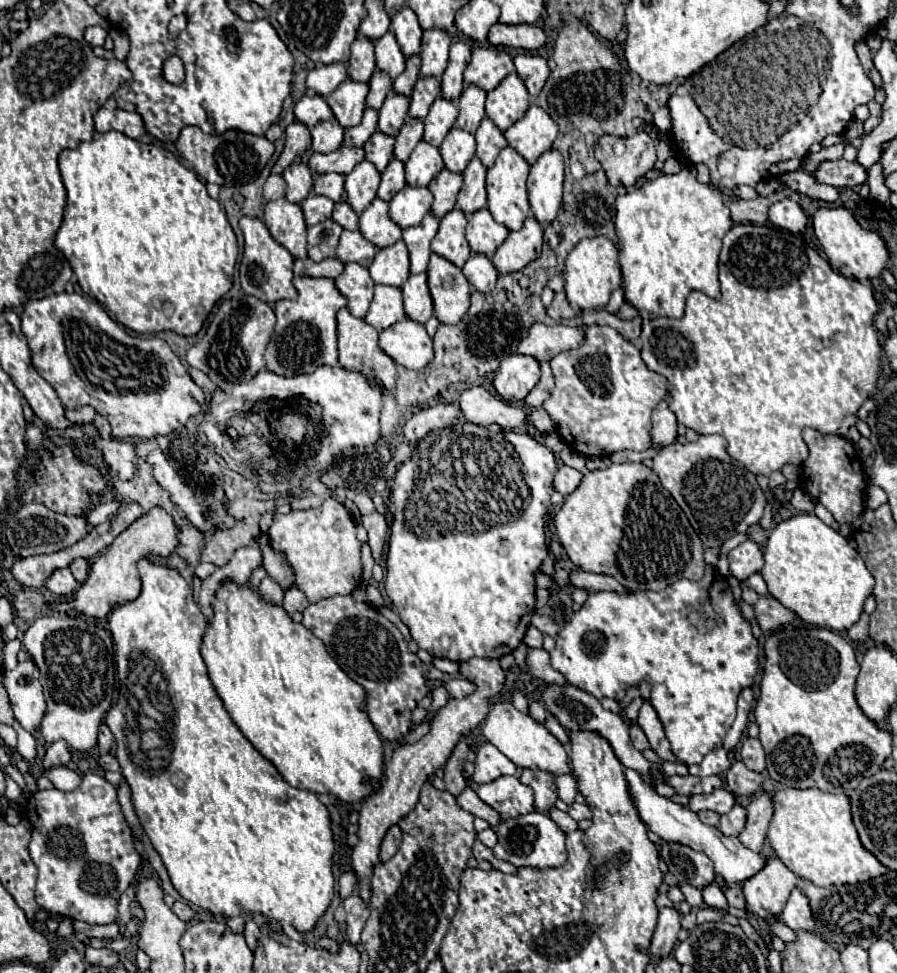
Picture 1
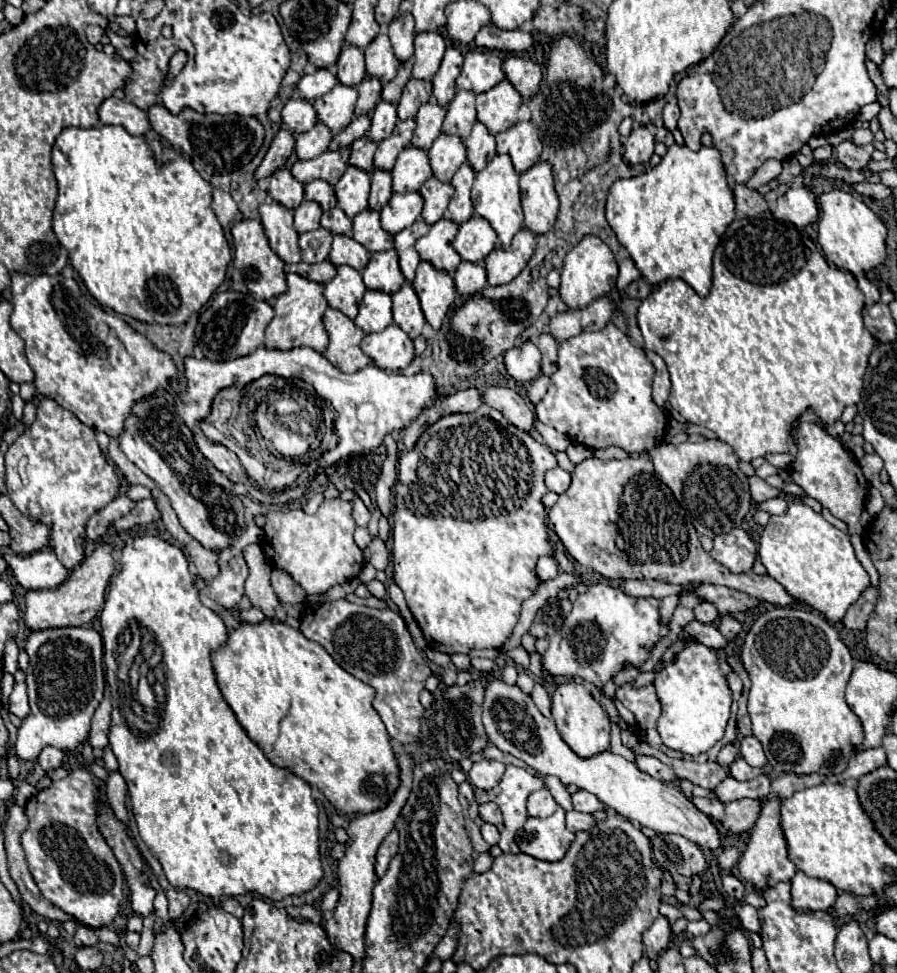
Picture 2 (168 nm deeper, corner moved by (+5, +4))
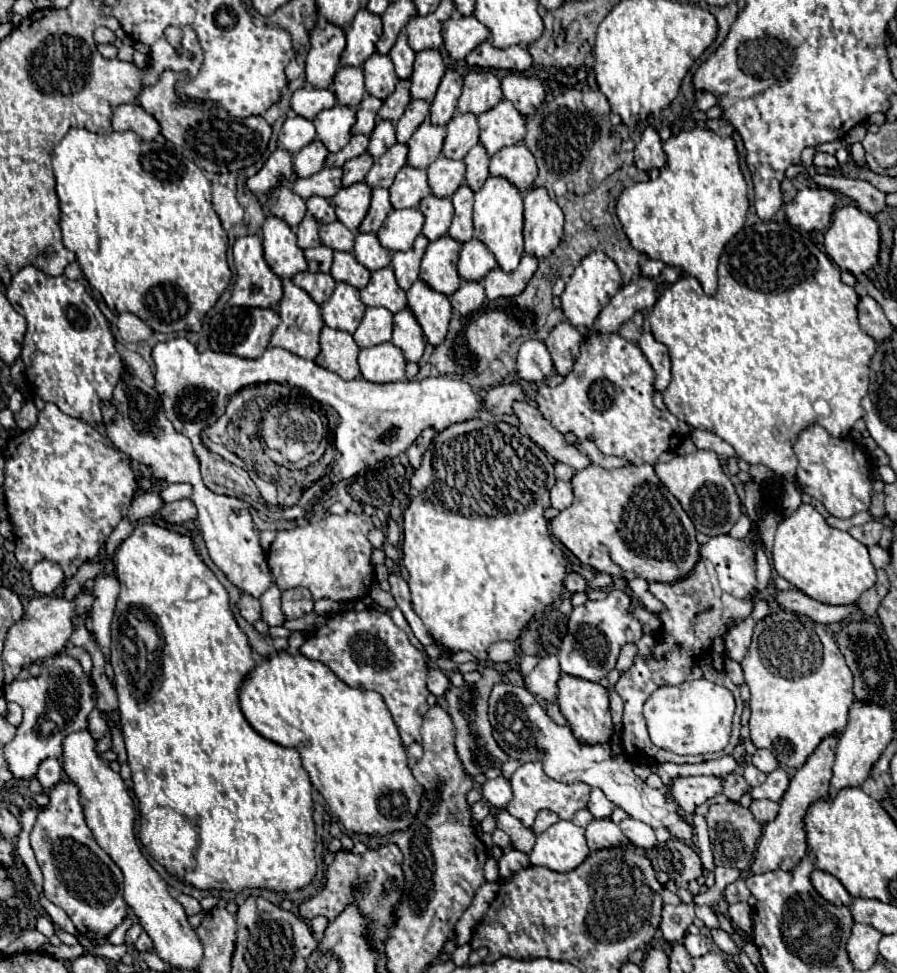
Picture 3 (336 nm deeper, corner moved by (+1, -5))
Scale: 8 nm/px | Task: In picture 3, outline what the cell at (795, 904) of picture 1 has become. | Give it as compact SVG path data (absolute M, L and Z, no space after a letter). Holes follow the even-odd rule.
M814 870L812 884L820 892L820 896L826 898L828 902L832 902L836 906L850 906L852 904L852 896L842 886L842 882L838 878L834 878L832 874L826 874L822 870Z

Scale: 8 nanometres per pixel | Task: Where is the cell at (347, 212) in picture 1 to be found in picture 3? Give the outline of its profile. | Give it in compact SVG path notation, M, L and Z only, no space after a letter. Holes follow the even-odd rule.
M332 222L332 224L322 224L320 226L320 242L324 246L330 246L332 250L340 252L352 252L354 248L354 232L350 232L342 222Z

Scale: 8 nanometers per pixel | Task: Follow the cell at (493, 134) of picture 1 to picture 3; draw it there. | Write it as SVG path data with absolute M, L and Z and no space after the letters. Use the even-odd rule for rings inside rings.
M476 144L464 158L466 164L466 184L472 188L472 192L478 192L482 188L482 182L488 178L488 156L482 144Z

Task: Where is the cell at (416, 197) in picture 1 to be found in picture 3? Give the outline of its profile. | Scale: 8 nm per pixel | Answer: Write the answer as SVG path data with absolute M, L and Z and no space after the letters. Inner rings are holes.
M418 208L392 210L376 236L380 244L392 252L410 250L416 236L422 232L422 224L424 216Z

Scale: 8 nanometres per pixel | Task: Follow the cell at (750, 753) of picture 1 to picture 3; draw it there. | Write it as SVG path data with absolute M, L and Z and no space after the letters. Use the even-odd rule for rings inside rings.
M758 750L754 756L752 756L752 764L762 770L762 772L774 772L778 768L778 760L774 758L774 754L770 750Z

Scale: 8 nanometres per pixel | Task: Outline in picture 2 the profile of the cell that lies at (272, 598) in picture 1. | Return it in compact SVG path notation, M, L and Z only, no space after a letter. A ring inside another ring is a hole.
M258 553L258 555L248 555L248 569L250 575L246 579L246 595L250 597L252 605L258 607L266 617L274 617L274 609L280 601L270 585L272 565L262 553Z

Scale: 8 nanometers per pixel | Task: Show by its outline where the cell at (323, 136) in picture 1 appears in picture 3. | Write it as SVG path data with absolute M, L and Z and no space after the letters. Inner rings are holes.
M314 140L308 146L304 146L296 156L292 156L298 178L310 178L318 170L322 170L326 156L328 156L328 150L320 140Z

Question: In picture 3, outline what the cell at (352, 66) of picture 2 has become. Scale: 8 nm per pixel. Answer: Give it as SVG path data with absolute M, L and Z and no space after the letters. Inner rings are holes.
M340 68L336 72L332 90L336 94L338 104L356 108L364 98L364 74L362 68Z

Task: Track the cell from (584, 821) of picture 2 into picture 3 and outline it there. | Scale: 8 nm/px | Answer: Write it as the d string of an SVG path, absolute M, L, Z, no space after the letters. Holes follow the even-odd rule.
M604 818L604 820L592 820L586 826L586 840L588 840L590 850L606 850L606 848L628 846L630 844L628 838L618 828L618 824L614 824L608 818Z

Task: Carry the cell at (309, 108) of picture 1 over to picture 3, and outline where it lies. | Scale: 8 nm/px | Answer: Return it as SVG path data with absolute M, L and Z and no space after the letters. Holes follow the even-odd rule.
M288 114L278 138L280 138L280 144L290 154L296 154L298 150L302 150L306 144L310 144L316 138L316 130L310 120L298 114Z

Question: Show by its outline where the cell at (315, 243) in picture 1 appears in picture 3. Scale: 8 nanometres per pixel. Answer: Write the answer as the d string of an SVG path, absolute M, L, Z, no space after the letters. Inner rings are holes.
M326 246L310 248L310 250L304 250L304 256L306 256L310 272L330 272L330 266L332 266L332 250L330 248L326 248Z

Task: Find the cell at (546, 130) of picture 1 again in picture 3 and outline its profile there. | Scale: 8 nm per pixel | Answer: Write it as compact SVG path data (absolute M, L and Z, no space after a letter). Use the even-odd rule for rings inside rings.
M524 144L506 146L490 158L490 176L502 176L520 192L528 192L538 176L536 160Z

